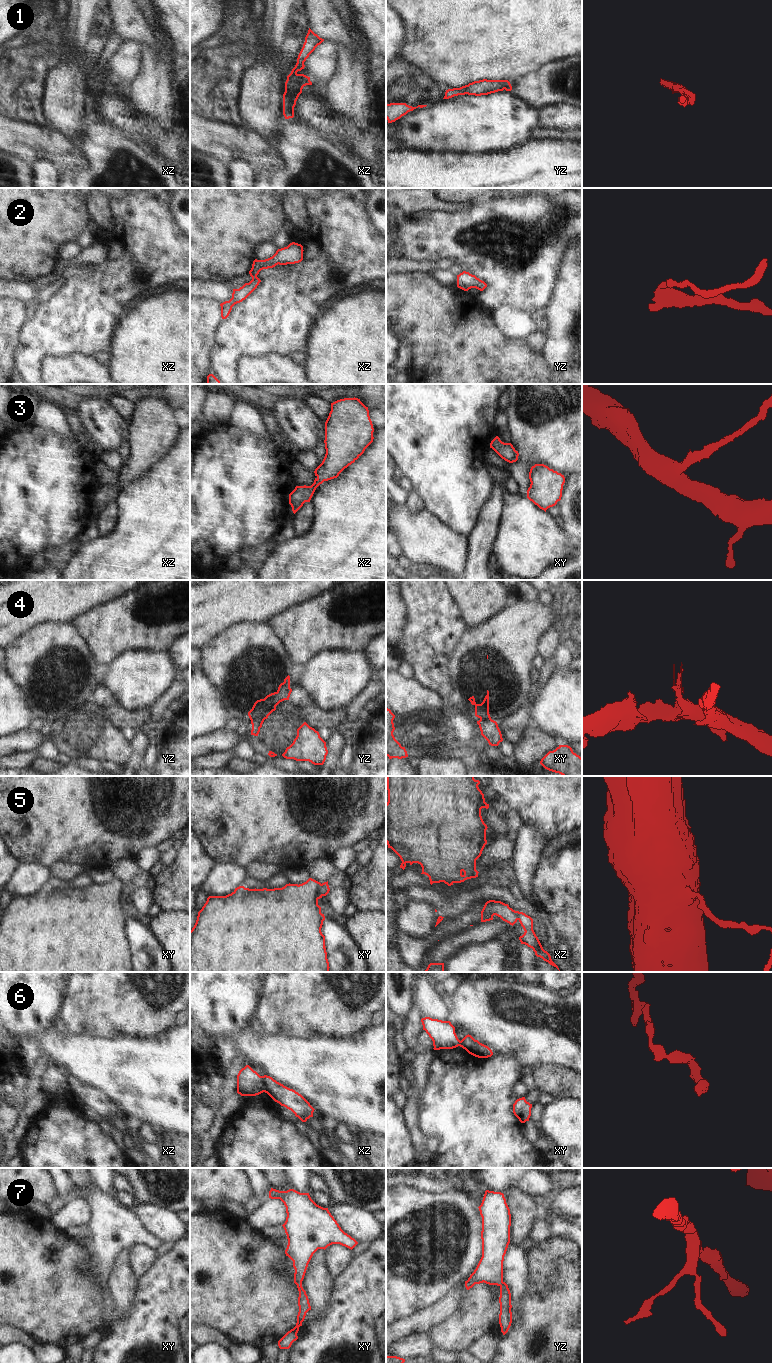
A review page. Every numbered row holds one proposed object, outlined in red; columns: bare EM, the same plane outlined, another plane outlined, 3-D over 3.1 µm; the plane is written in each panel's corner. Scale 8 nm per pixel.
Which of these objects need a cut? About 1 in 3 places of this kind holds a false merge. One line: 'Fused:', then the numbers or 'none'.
Fused: 4, 5, 6

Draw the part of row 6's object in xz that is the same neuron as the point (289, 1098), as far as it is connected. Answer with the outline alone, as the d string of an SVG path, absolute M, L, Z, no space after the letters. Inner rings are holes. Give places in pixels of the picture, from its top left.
M263 1076L264 1092L275 1102L291 1110L302 1122L313 1117L314 1108L298 1092L277 1082L272 1077Z

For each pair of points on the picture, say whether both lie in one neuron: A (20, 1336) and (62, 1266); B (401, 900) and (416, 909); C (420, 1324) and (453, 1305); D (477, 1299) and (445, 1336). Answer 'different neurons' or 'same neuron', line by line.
A: different neurons
B: different neurons
C: same neuron
D: same neuron

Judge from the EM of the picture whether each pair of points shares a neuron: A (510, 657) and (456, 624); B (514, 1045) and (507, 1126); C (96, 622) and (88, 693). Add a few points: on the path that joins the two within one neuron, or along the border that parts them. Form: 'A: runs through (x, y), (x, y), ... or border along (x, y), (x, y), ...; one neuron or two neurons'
A: border along (466, 626), (452, 649); two neurons
B: border along (493, 1053), (509, 1054), (521, 1067); two neurons
C: border along (79, 633), (87, 642), (96, 660), (108, 667); two neurons

